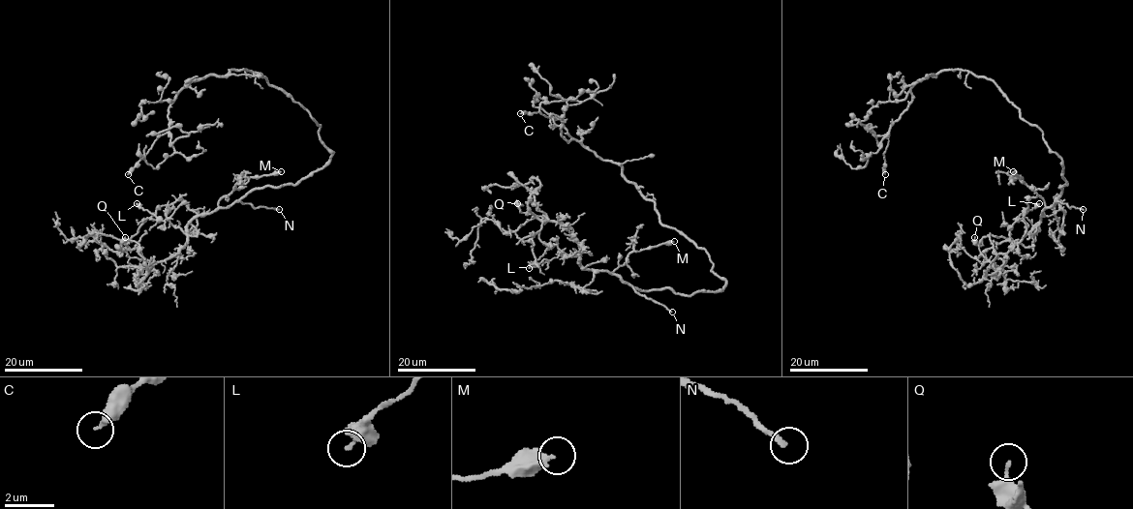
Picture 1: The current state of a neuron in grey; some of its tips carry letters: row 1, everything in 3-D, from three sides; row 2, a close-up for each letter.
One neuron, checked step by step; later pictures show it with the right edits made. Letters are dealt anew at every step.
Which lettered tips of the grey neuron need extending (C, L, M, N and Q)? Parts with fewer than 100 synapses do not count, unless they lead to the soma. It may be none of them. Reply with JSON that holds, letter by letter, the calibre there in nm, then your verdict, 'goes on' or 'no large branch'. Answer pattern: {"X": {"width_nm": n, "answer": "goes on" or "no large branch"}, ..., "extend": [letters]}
{"C": {"width_nm": 300, "answer": "no large branch"}, "L": {"width_nm": 340, "answer": "no large branch"}, "M": {"width_nm": 400, "answer": "no large branch"}, "N": {"width_nm": 240, "answer": "goes on"}, "Q": {"width_nm": 170, "answer": "no large branch"}, "extend": ["N"]}

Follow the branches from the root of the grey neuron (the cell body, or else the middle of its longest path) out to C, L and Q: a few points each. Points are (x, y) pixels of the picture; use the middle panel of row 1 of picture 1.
C: (725, 283), (711, 271), (704, 249), (661, 223), (655, 204), (619, 165), (567, 140), (559, 116), (520, 113)
L: (725, 283), (690, 295), (638, 290), (586, 270), (555, 244), (529, 268)
Q: (725, 283), (721, 290), (690, 295), (638, 290), (615, 275), (586, 270), (567, 225), (522, 213), (517, 203)

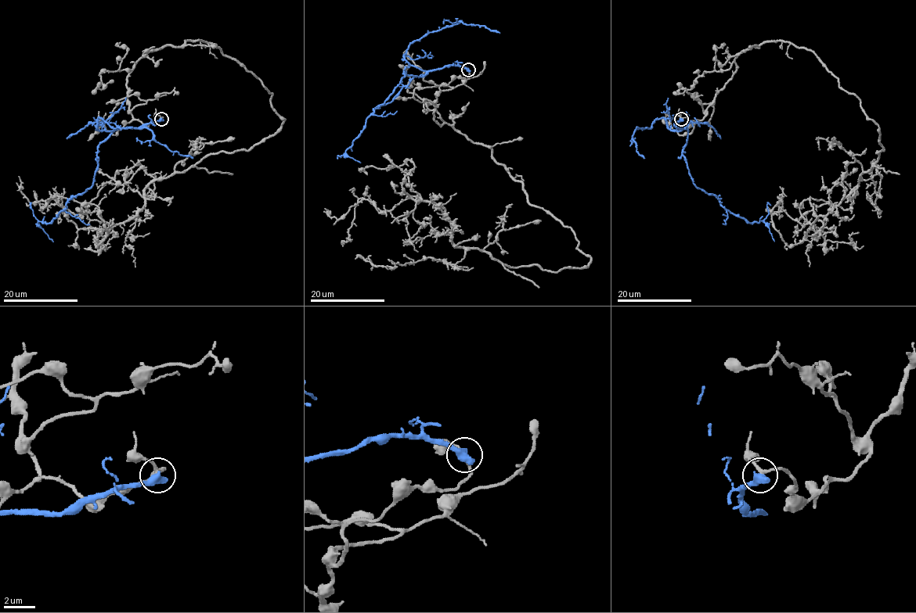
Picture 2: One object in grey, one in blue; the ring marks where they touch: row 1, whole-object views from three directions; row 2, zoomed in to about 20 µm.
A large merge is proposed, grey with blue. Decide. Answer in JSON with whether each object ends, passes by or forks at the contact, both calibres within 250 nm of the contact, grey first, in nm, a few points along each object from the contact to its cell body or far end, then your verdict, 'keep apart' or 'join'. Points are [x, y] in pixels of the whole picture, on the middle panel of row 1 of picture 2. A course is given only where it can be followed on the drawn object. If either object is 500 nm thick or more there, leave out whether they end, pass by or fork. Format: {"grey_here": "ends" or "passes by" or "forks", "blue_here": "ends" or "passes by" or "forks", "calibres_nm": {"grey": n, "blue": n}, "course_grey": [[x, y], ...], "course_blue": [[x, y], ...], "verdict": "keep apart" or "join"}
{"calibres_nm": {"grey": 180, "blue": 600}, "course_grey": [[467, 69], [433, 118], [486, 145], [586, 267], [457, 247], [445, 210], [403, 191], [410, 159], [363, 168]], "course_blue": [[467, 69], [447, 65], [421, 76], [404, 70], [401, 82], [373, 109], [346, 151], [361, 163]], "verdict": "keep apart"}

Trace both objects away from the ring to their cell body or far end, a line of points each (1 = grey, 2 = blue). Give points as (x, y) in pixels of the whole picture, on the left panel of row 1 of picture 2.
1: (160, 118), (133, 120), (133, 66), (206, 41), (284, 122), (157, 177), (97, 246), (98, 208), (56, 186)
2: (160, 119), (138, 127), (119, 127), (101, 142), (93, 184), (66, 203), (49, 223), (38, 222), (53, 241)

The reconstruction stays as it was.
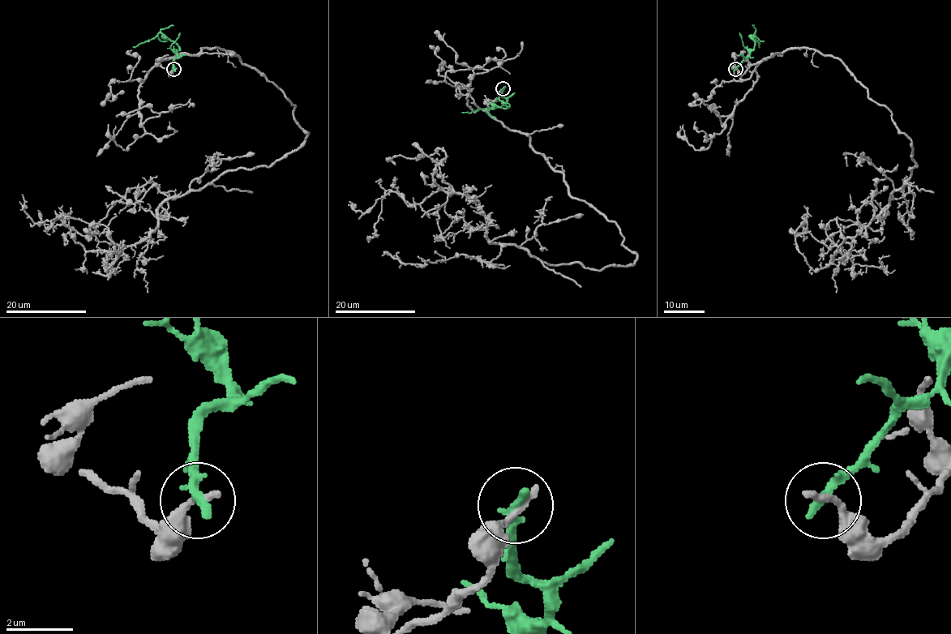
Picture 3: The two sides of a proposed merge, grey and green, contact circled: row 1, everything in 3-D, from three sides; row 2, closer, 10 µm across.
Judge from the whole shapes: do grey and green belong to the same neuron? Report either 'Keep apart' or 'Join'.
Keep apart

